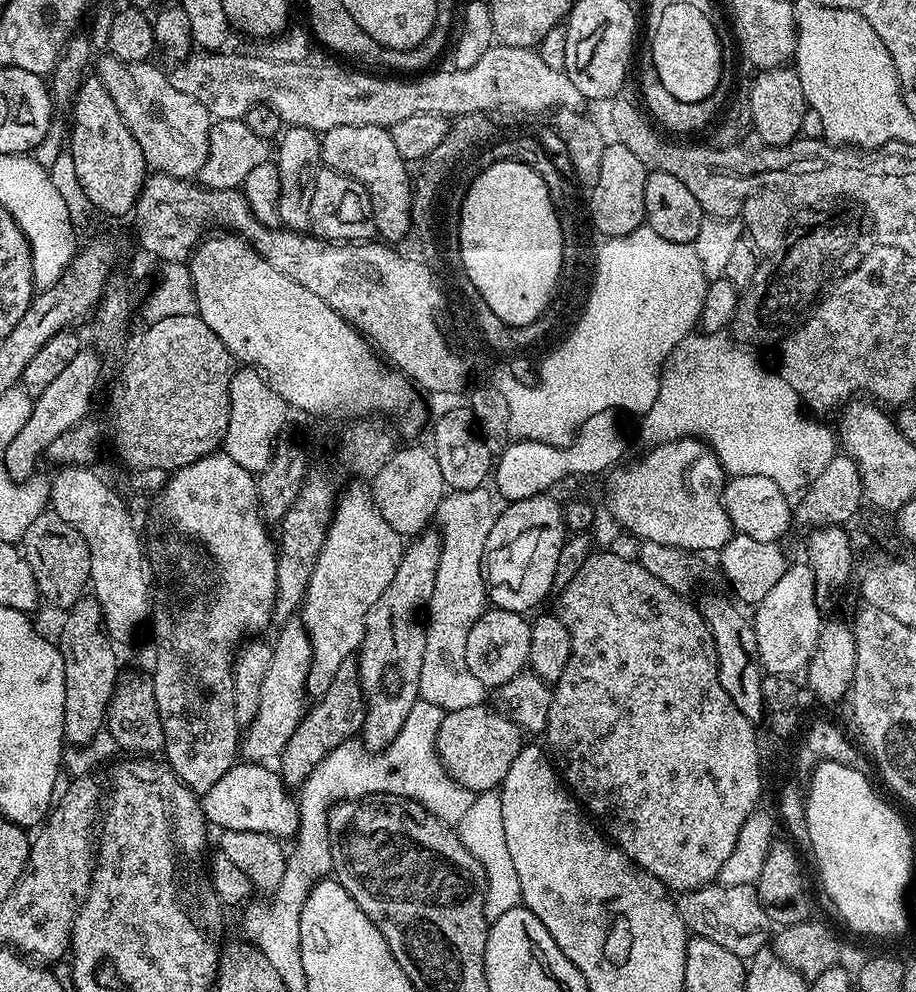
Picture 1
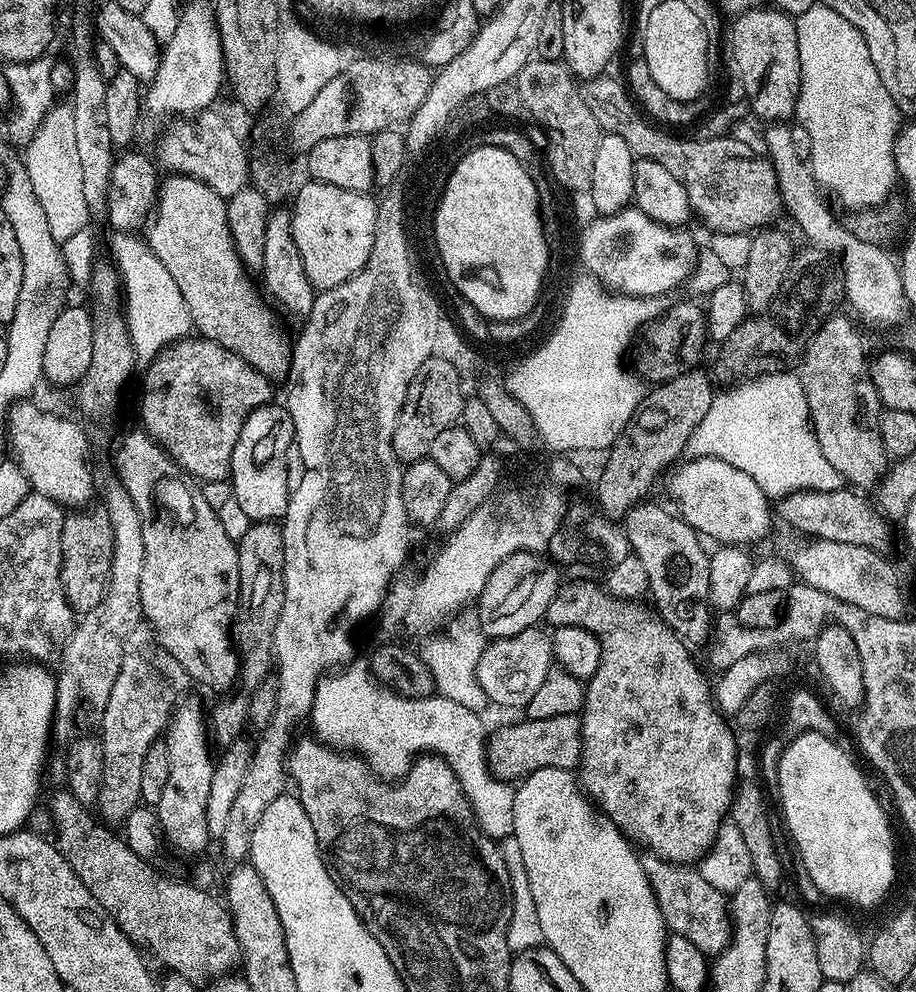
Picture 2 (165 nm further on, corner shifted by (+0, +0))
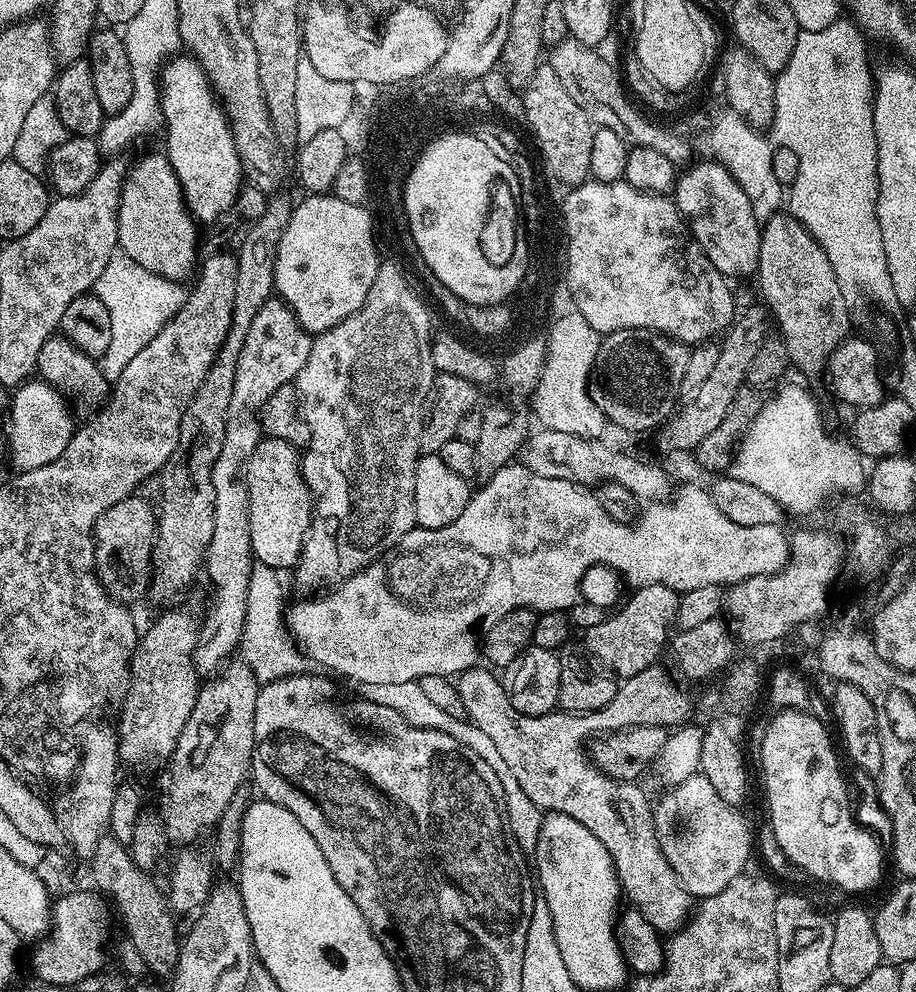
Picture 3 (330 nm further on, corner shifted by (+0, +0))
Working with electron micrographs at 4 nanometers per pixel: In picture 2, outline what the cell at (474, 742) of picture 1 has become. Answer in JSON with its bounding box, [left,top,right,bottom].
[486,716,582,781]

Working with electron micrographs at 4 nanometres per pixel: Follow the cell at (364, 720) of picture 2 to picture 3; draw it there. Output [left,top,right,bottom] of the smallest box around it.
[362,680,542,854]

